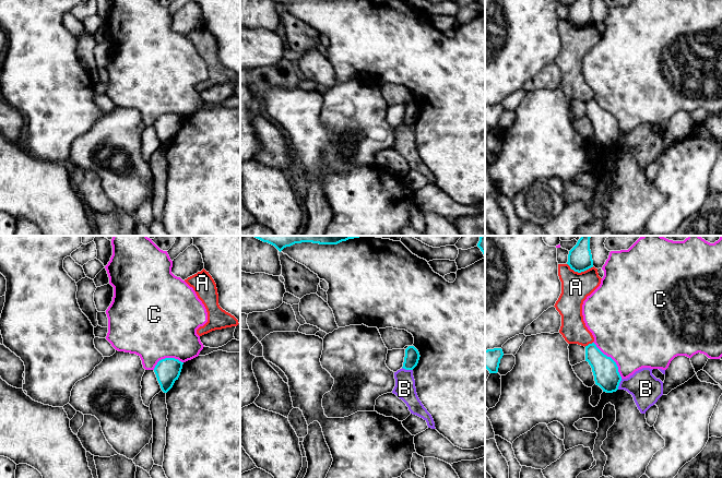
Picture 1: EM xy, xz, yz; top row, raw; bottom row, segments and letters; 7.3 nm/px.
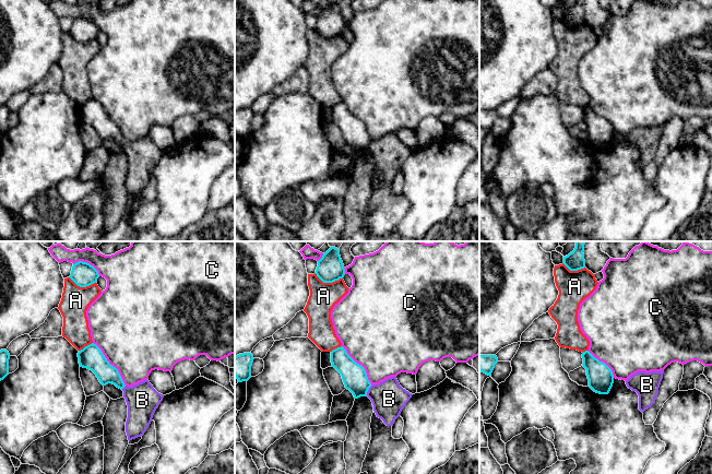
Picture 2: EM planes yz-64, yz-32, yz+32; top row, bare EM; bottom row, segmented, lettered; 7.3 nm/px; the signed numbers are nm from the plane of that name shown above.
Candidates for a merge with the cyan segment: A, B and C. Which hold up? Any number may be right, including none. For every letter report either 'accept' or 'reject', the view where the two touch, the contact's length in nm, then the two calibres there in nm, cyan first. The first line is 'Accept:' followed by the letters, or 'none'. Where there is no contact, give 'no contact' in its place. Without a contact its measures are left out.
Accept: none
A: reject | yz | 200 nm | 180/220 nm
B: reject | xz | 80 nm | 110/150 nm
C: reject | yz | 340 nm | 190/500 nm

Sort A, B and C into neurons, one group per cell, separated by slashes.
A / B / C

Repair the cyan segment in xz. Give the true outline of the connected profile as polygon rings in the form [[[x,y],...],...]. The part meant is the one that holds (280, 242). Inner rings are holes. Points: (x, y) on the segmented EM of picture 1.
[[[252,236],[263,242],[274,246],[280,252],[295,243],[312,242],[319,244],[338,244],[348,239],[364,236]]]

